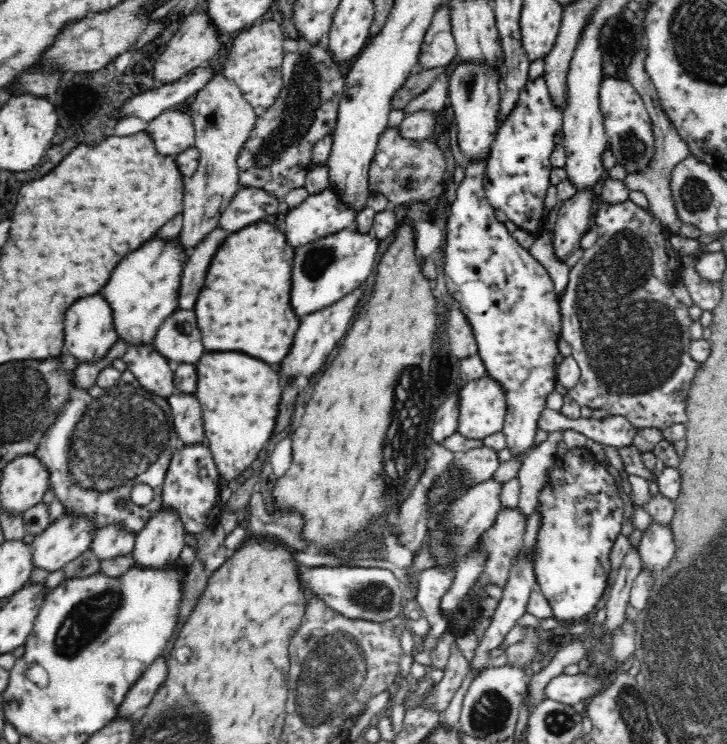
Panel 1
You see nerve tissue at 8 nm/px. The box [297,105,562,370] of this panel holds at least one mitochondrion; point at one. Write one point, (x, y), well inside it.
(318, 260)

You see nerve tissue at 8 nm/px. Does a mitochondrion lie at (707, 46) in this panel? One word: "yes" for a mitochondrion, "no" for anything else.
yes

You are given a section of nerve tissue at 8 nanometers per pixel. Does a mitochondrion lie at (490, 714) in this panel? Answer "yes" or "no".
yes

